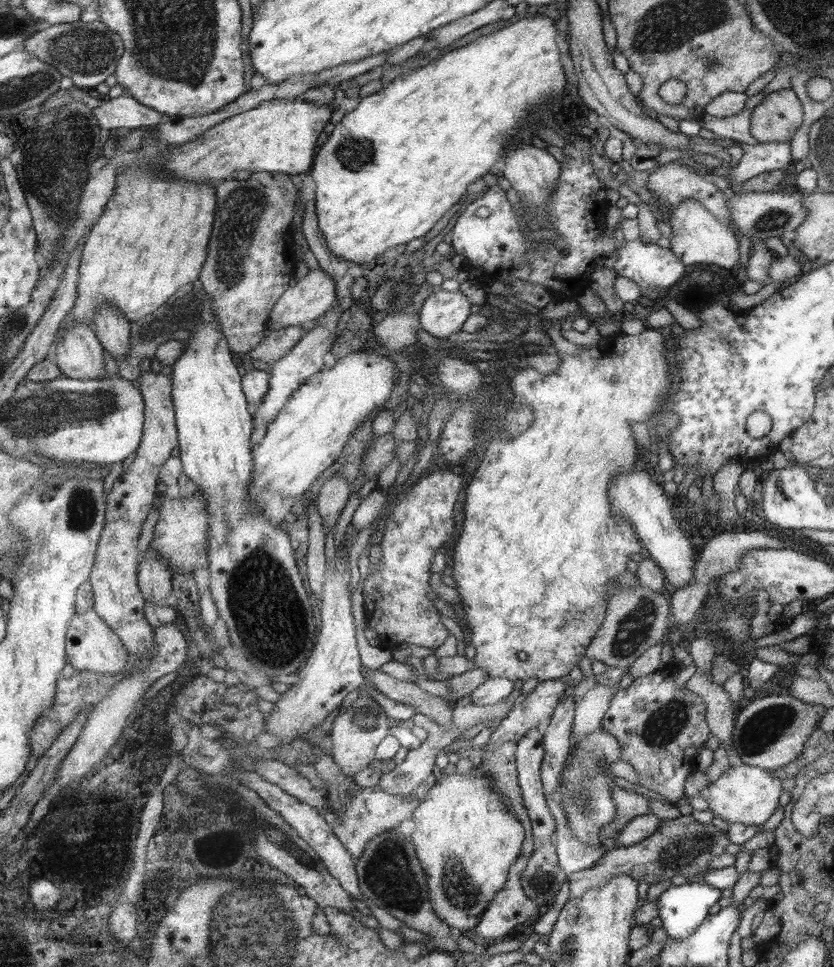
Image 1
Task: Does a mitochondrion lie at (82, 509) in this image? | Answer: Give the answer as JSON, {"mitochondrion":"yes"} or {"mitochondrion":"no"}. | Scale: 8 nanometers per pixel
{"mitochondrion":"yes"}

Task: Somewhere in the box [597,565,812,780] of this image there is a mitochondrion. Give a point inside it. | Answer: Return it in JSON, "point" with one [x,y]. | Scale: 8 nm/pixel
{"point":[765,725]}

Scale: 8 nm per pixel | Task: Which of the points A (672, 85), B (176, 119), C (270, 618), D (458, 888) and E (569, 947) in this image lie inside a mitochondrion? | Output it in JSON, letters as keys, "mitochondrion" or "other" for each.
{"A":"other","B":"other","C":"mitochondrion","D":"mitochondrion","E":"mitochondrion"}

